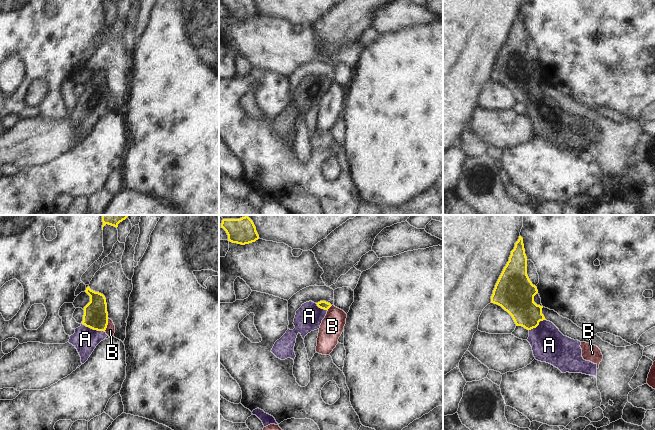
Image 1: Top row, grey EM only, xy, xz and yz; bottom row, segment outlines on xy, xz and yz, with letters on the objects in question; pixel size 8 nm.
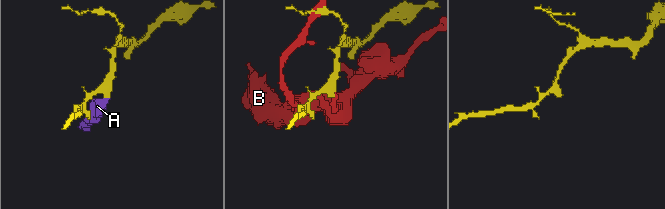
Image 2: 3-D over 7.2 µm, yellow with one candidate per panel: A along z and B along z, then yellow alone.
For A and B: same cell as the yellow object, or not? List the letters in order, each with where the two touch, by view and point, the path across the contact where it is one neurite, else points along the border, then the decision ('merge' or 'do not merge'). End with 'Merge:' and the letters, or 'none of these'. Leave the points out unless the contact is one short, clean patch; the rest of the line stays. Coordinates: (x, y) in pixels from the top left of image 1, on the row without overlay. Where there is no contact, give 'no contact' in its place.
A: contact xy (93, 105); way xy (95, 92), (93, 105), (85, 115); merge
B: contact xy (107, 100); do not merge
Merge: A

